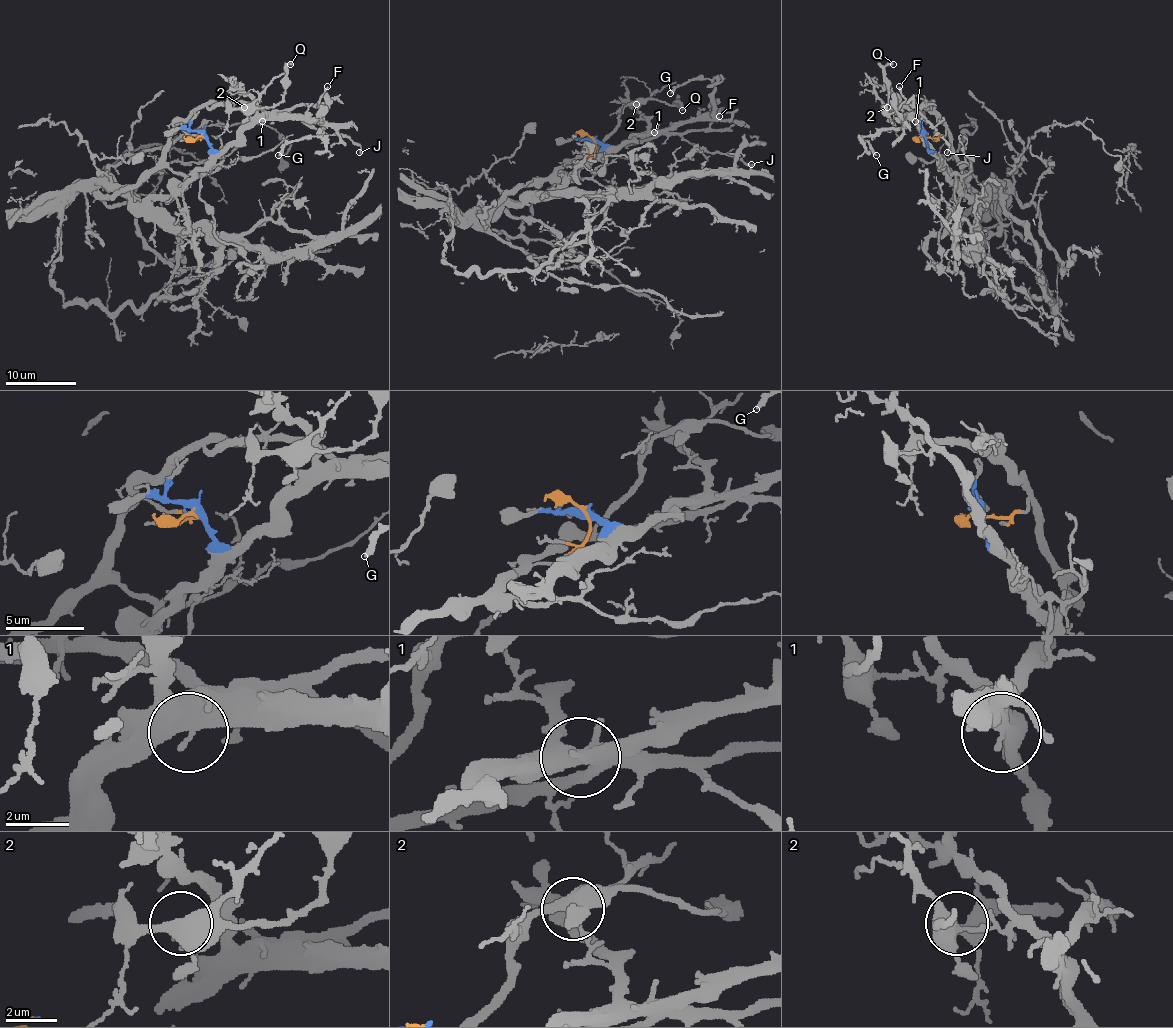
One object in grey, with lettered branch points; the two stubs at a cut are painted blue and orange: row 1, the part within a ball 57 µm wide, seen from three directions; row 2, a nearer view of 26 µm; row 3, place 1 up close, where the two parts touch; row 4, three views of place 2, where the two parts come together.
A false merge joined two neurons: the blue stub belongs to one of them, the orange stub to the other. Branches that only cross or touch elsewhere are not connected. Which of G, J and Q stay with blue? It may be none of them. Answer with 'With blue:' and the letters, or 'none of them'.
With blue: G

